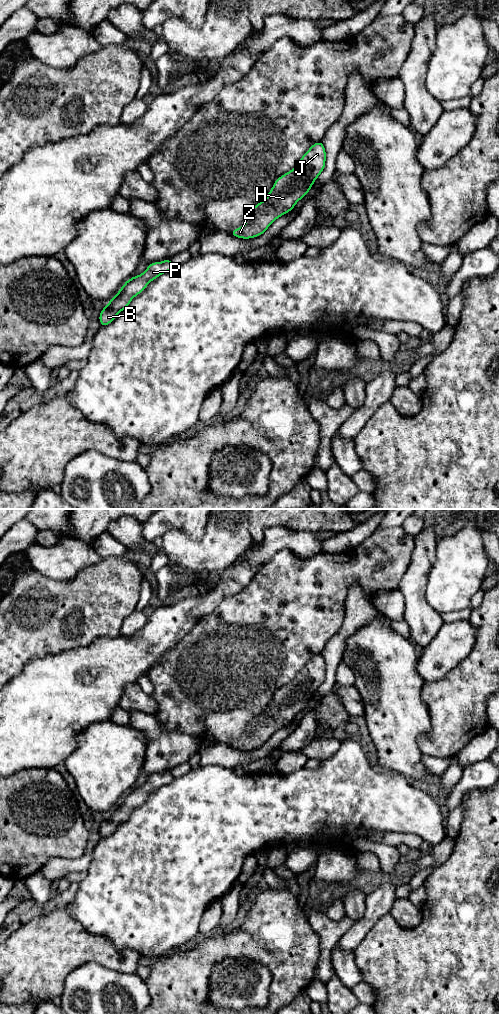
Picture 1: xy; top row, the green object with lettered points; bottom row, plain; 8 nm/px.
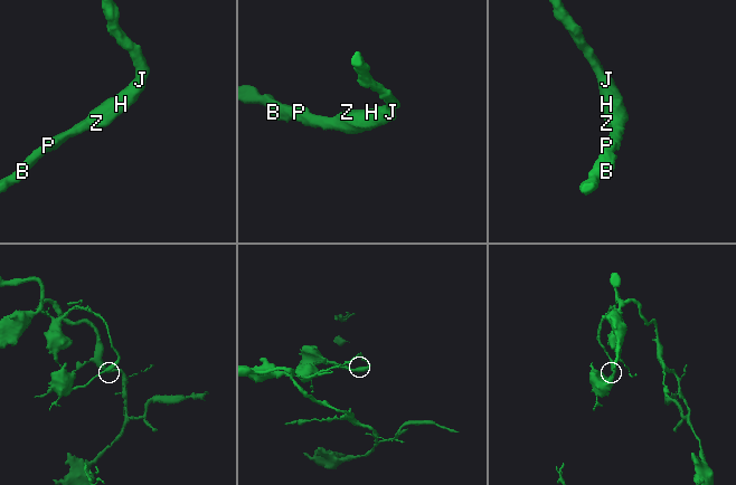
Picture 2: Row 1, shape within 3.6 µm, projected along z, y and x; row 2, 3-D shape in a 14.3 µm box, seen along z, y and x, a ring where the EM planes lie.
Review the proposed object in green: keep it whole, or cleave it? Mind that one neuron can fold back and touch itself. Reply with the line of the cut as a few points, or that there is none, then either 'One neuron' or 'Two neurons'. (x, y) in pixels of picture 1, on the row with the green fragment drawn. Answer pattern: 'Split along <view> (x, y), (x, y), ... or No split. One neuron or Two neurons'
No split. One neuron

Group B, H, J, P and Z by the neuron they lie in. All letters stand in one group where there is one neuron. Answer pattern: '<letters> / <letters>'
B H J P Z

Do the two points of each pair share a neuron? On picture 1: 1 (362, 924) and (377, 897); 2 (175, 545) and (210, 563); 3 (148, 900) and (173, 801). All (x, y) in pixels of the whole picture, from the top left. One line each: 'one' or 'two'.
1: one
2: one
3: one

